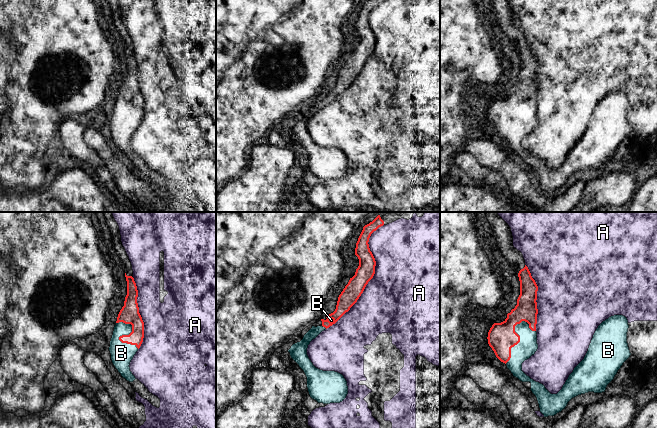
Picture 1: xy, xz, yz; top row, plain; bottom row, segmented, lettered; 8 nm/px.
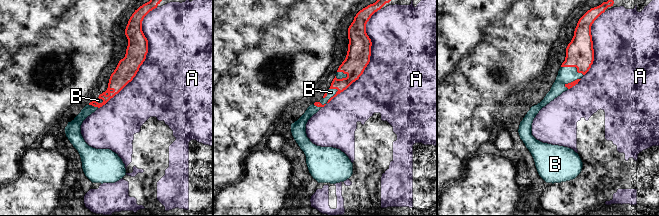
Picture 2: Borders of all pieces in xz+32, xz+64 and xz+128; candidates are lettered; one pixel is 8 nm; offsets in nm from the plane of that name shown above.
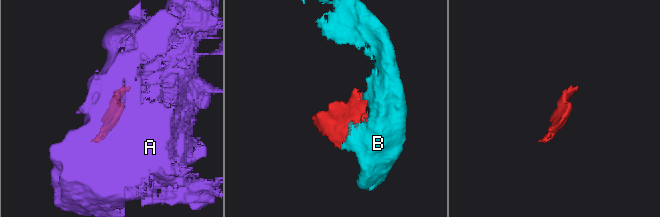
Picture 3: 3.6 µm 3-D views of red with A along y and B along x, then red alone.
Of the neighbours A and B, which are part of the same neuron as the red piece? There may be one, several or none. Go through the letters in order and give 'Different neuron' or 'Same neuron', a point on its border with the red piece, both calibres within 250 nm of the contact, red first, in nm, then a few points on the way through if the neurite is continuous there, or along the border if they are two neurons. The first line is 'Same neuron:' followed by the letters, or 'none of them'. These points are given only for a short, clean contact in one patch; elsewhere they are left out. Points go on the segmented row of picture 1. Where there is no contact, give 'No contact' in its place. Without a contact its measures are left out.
Same neuron: B
A: Different neuron. Touches red at xz (372, 277). Thickness 150 nm (red) against 500 nm
B: Same neuron. Touches red at yz (519, 341). Thickness 220 nm (red) against 150 nm

